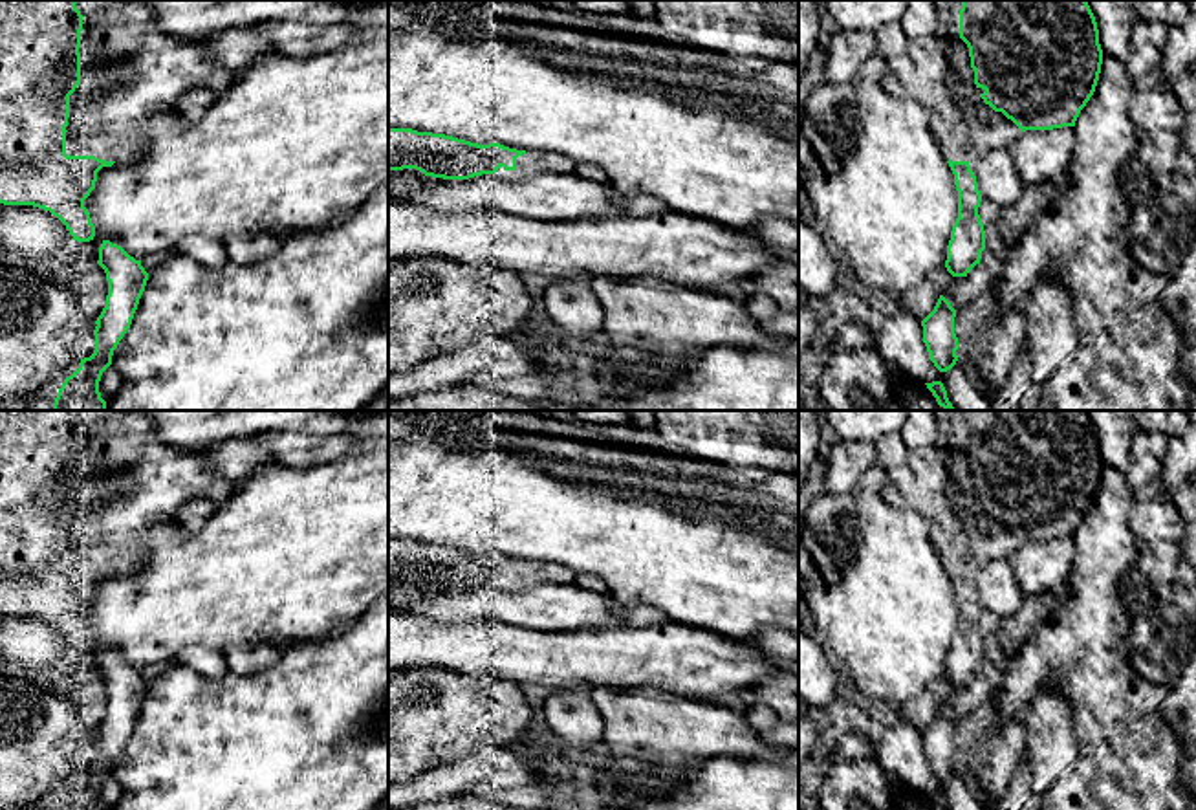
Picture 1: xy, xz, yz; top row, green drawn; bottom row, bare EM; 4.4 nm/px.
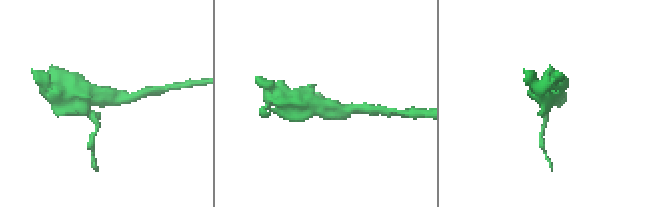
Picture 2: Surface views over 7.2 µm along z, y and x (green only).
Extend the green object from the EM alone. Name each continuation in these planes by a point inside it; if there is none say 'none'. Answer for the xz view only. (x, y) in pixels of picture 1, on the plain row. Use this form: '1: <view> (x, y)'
1: xz (532, 574)

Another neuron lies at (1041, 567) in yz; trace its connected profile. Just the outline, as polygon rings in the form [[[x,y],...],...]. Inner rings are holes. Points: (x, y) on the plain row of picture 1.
[[[1075,539],[1026,541],[1007,555],[1018,588],[1029,603],[1062,594],[1075,563]]]

